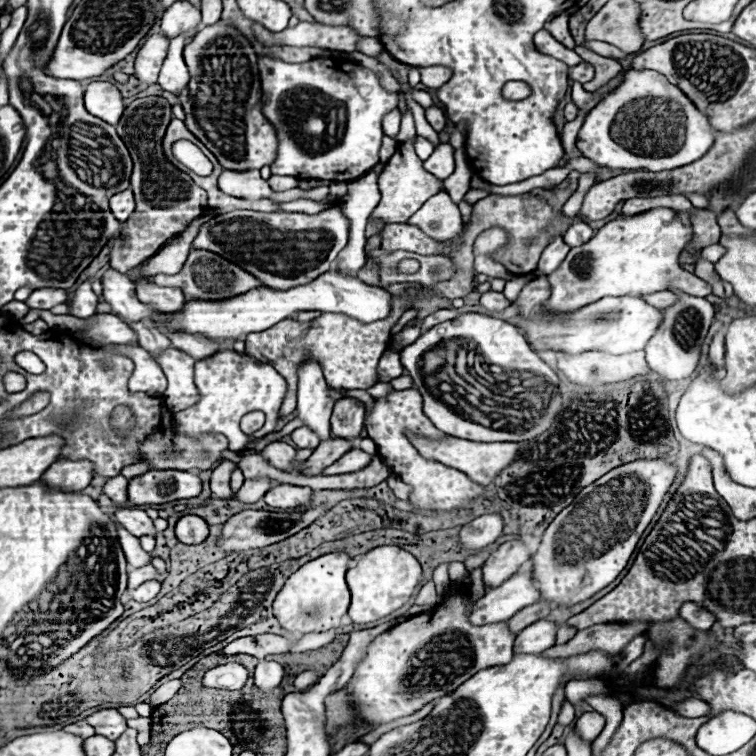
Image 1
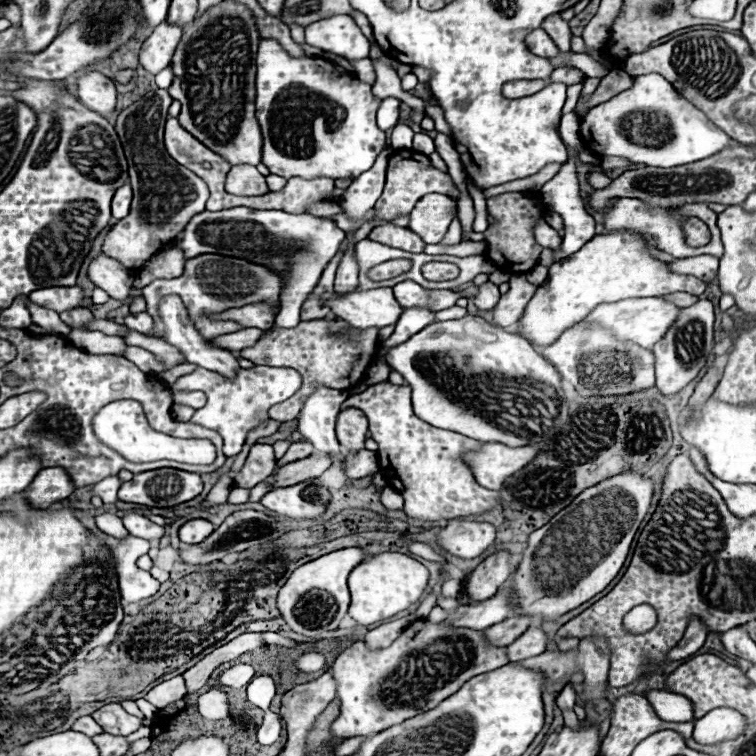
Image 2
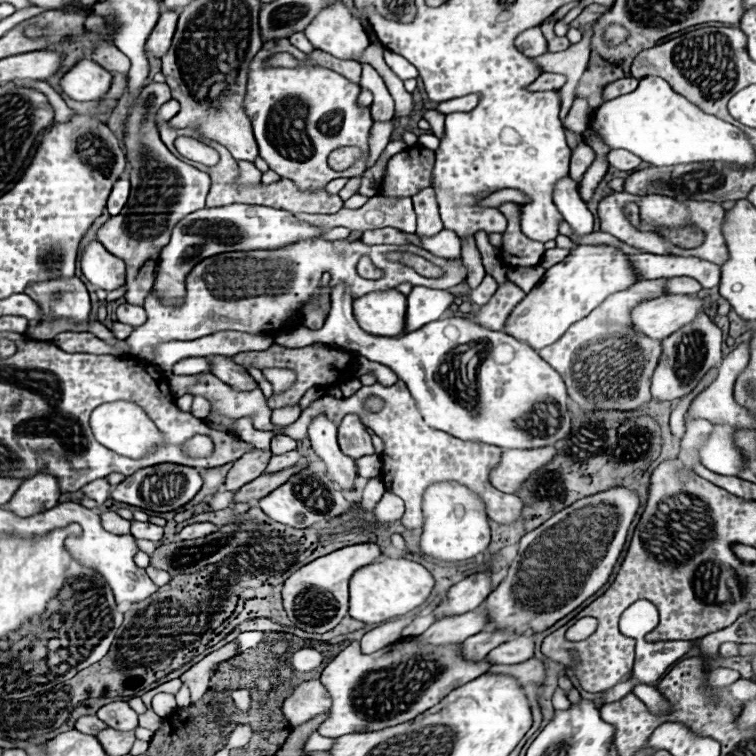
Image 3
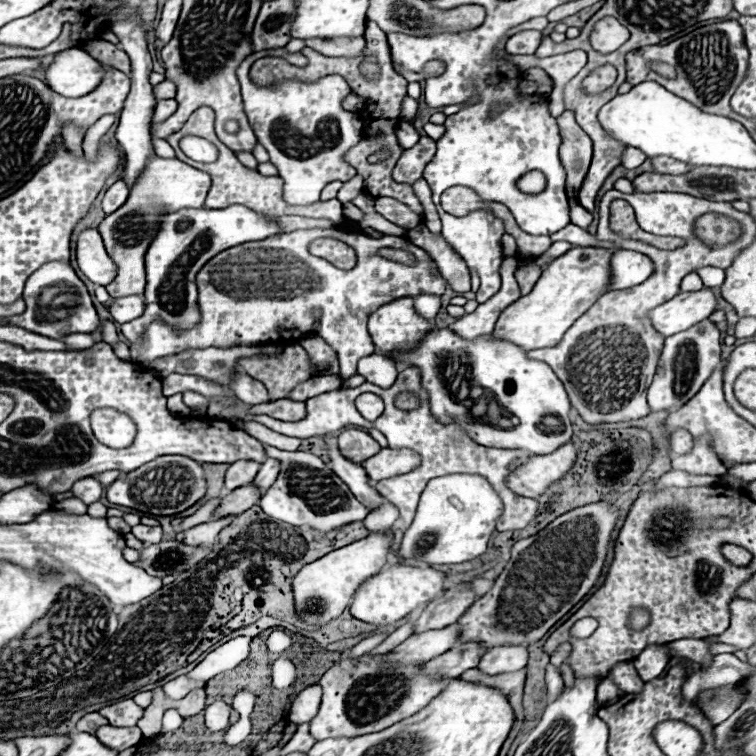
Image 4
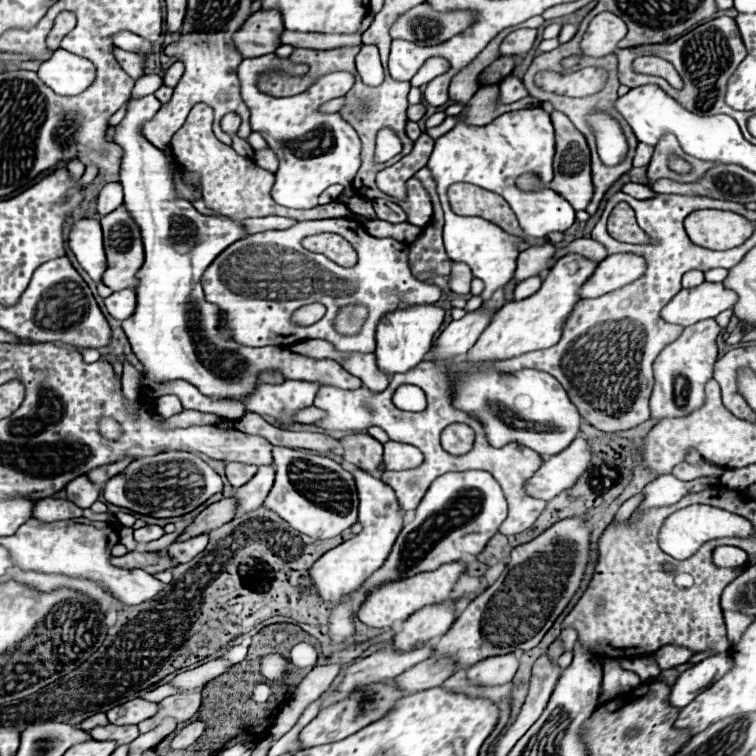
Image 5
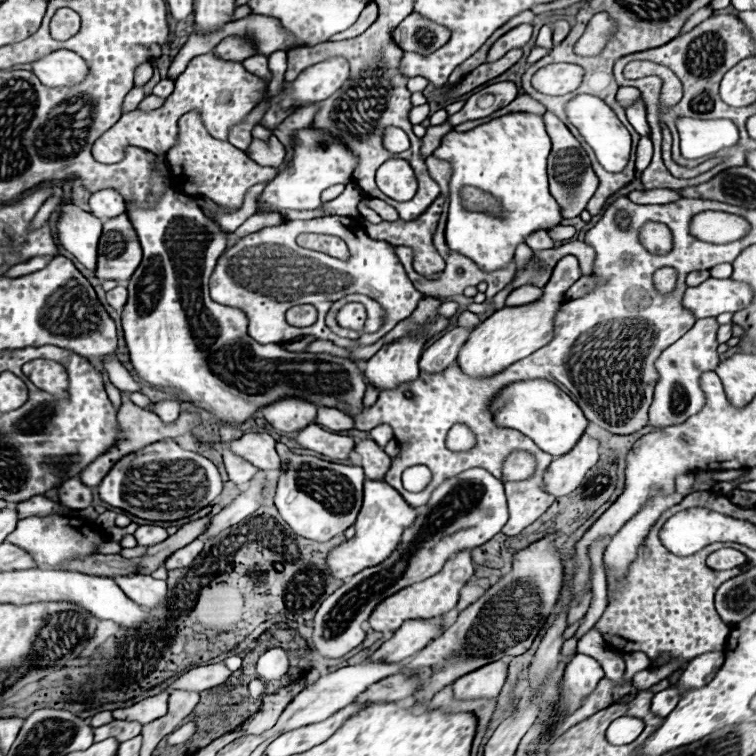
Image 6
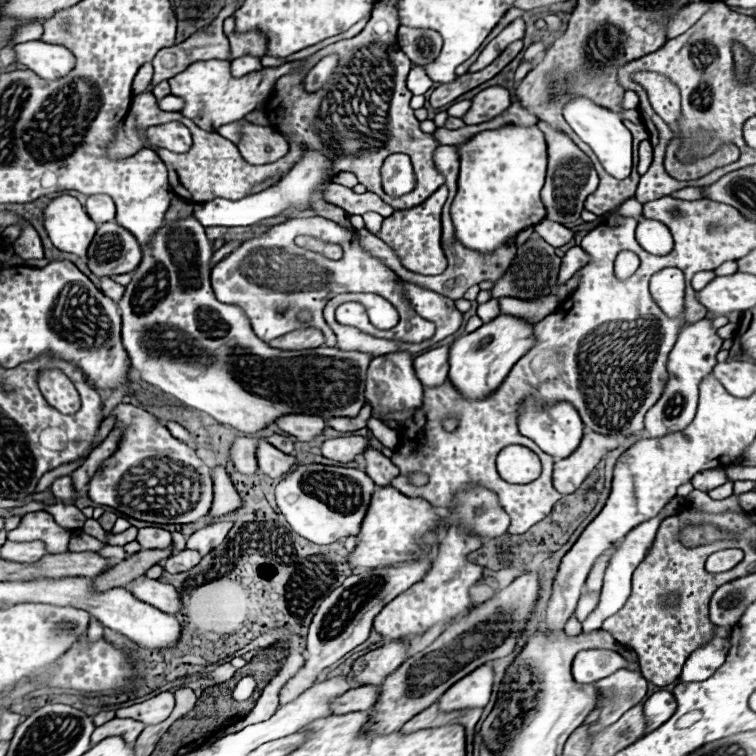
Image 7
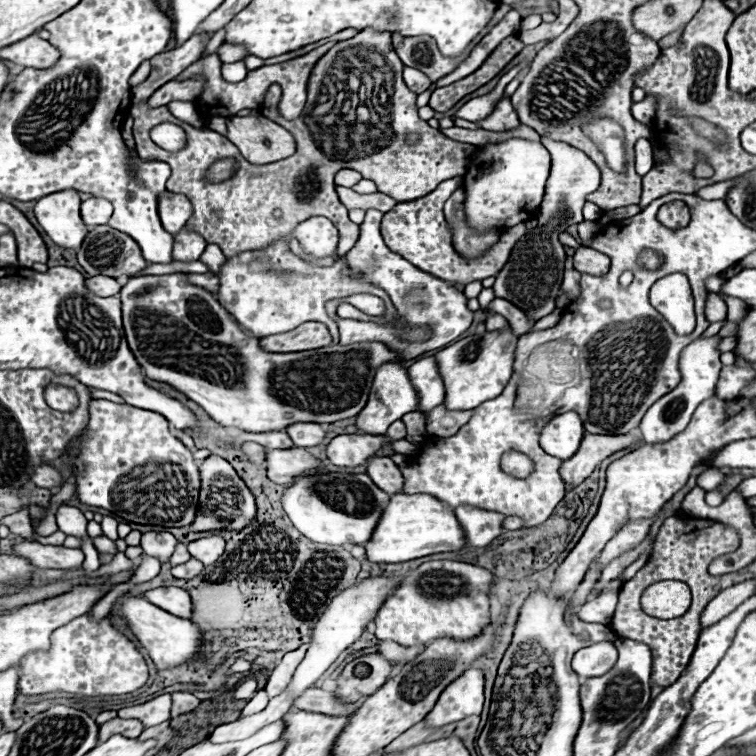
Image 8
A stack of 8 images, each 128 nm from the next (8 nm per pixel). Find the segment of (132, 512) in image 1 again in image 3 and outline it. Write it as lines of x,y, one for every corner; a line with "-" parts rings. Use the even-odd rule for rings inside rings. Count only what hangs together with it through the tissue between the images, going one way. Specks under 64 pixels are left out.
132,520
130,534
134,538
140,538
140,540
152,540
152,542
160,542
162,540
162,528
156,526
156,524
150,524
150,522

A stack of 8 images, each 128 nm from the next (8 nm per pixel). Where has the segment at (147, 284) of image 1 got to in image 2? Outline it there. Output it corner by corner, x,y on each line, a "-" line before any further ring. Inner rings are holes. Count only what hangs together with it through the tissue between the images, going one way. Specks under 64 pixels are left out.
164,296
158,304
158,316
160,316
160,320
164,322
164,328
166,328
166,342
176,346
186,356
186,362
208,368
212,372
218,372
218,374
226,376
226,378
234,378
236,368
238,368
238,360
232,356
232,352
226,352
224,348
214,348
208,340
198,336
198,330
188,320
188,312
186,312
186,306
182,304
180,296

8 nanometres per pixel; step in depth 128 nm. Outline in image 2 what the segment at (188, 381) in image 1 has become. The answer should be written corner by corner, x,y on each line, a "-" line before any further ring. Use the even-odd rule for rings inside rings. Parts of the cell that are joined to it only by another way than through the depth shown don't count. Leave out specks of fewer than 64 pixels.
128,346
128,350
122,354
124,358
132,360
138,368
142,368
142,372
146,374
158,374
158,372
164,372
168,370
152,352
146,352
142,348
134,348
134,346
-
172,390
172,400
174,400
174,404
184,404
184,406
198,410
206,404
206,394
198,392
198,390
194,390
194,392
174,392

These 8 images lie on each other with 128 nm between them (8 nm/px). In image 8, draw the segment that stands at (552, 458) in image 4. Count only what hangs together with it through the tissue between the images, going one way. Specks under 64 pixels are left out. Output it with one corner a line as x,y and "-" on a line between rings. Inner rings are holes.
586,432
584,440
580,442
578,452
572,458
562,462
562,466
558,468
558,474
566,484
576,488
578,484
582,484
594,472
594,468
604,458
608,458
610,454
614,454
614,452
618,452
622,448
632,446
636,440
638,438
634,434
626,434
626,436
594,436
594,434

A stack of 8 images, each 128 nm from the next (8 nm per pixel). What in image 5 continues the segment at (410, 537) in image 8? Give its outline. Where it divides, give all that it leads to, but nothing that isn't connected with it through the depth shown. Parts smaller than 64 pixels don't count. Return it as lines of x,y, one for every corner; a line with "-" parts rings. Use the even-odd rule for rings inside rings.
342,462
342,466
346,470
350,470
354,476
358,498
360,498
358,520
362,522
364,530
360,534
356,534
352,540
328,550
310,568
310,578
316,588
316,594
330,606
338,604
338,600
342,600
342,596
356,592
362,586
362,580
370,578
384,564
384,560
388,558
388,554
396,542
396,536
400,534
400,530
404,526
400,508
398,508
398,500
394,496
394,490
388,484
382,484
382,480
378,480
372,474
362,472
360,468
354,468
346,462

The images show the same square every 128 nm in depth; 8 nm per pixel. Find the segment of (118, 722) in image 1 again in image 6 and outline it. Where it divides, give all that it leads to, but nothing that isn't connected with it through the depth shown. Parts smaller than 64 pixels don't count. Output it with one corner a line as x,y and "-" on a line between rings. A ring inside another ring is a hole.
156,694
152,698
140,700
128,708
118,708
112,712
114,720
130,720
130,722
140,722
140,724
148,724
156,718
162,718
168,710
168,694

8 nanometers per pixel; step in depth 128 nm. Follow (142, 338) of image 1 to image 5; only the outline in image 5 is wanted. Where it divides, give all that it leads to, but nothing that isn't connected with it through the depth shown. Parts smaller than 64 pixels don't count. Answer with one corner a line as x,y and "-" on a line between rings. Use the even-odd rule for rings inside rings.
122,290
122,292
114,292
112,296
108,296
104,300
108,312
116,318
116,320
126,320
128,316
132,316
136,312
136,292
134,290

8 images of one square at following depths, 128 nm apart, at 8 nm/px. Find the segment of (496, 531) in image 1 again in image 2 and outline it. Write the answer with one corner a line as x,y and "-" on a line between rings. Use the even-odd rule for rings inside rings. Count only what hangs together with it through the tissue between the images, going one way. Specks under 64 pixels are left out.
450,522
436,536
436,544
458,558
476,558
494,544
496,528
490,522

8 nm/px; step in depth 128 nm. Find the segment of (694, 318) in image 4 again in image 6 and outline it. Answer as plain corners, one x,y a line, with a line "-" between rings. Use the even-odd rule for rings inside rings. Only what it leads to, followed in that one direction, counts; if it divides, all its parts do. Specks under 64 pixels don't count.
710,278
698,288
686,288
682,306
694,314
694,318
716,318
722,312
738,312
752,300
748,284
734,282
730,278

